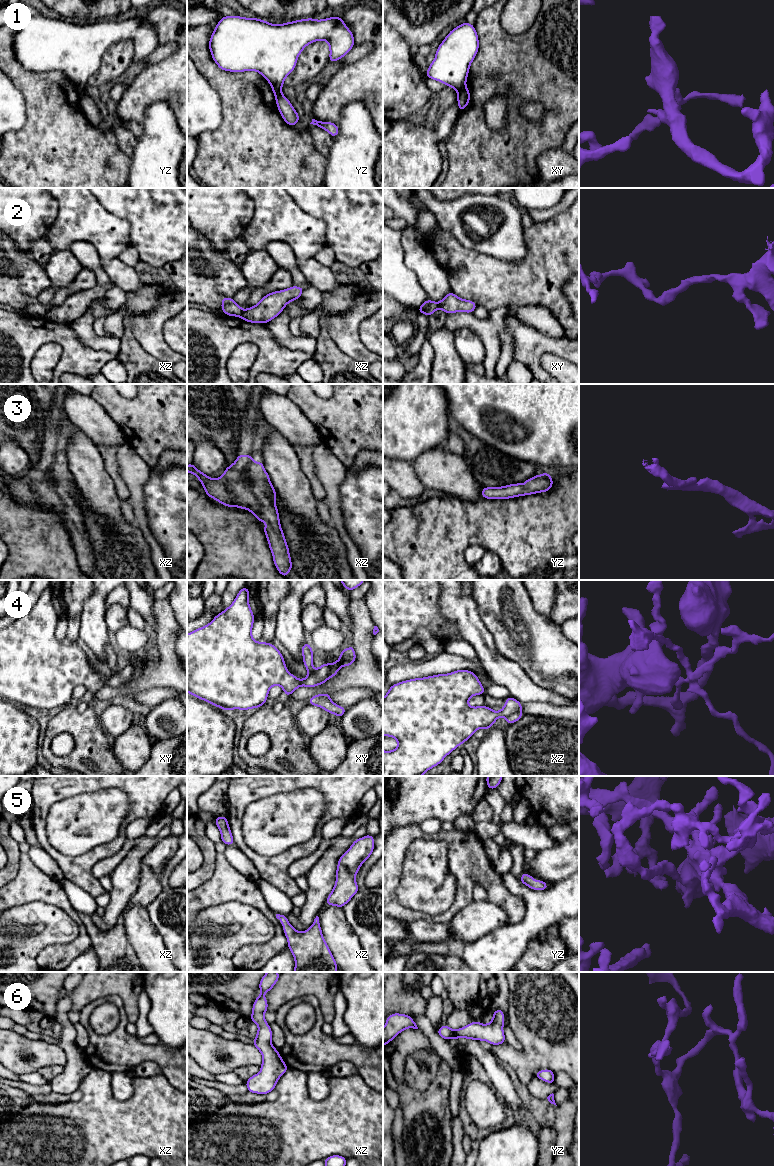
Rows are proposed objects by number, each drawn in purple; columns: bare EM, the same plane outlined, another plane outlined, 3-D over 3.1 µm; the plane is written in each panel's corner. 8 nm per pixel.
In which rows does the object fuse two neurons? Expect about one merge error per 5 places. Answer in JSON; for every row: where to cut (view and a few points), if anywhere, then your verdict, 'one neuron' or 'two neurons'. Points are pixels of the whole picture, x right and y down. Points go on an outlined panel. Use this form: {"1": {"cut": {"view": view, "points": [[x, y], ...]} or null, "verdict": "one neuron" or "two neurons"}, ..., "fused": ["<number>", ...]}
{"1": {"cut": {"view": "yz", "points": [[280, 90], [276, 101]]}, "verdict": "two neurons"}, "2": {"cut": {"view": "xz", "points": [[243, 310], [240, 316]]}, "verdict": "two neurons"}, "3": {"cut": null, "verdict": "one neuron"}, "4": {"cut": {"view": "xz", "points": [[519, 711], [505, 717]]}, "verdict": "two neurons"}, "5": {"cut": null, "verdict": "one neuron"}, "6": {"cut": null, "verdict": "one neuron"}, "fused": ["1", "2", "4"]}

